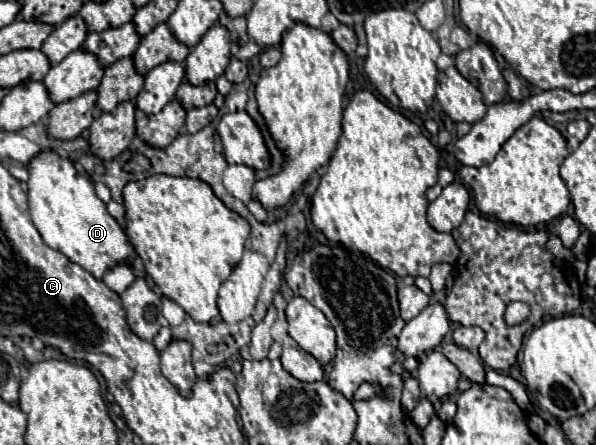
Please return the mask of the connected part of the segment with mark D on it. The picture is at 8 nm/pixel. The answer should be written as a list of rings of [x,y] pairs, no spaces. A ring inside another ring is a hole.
[[[47,149],[29,161],[27,171],[29,213],[43,241],[51,249],[61,251],[71,263],[81,265],[97,279],[101,279],[103,273],[119,261],[133,259],[133,247],[125,231],[109,215],[107,205],[95,195],[95,187],[89,175],[77,173],[73,161]]]

